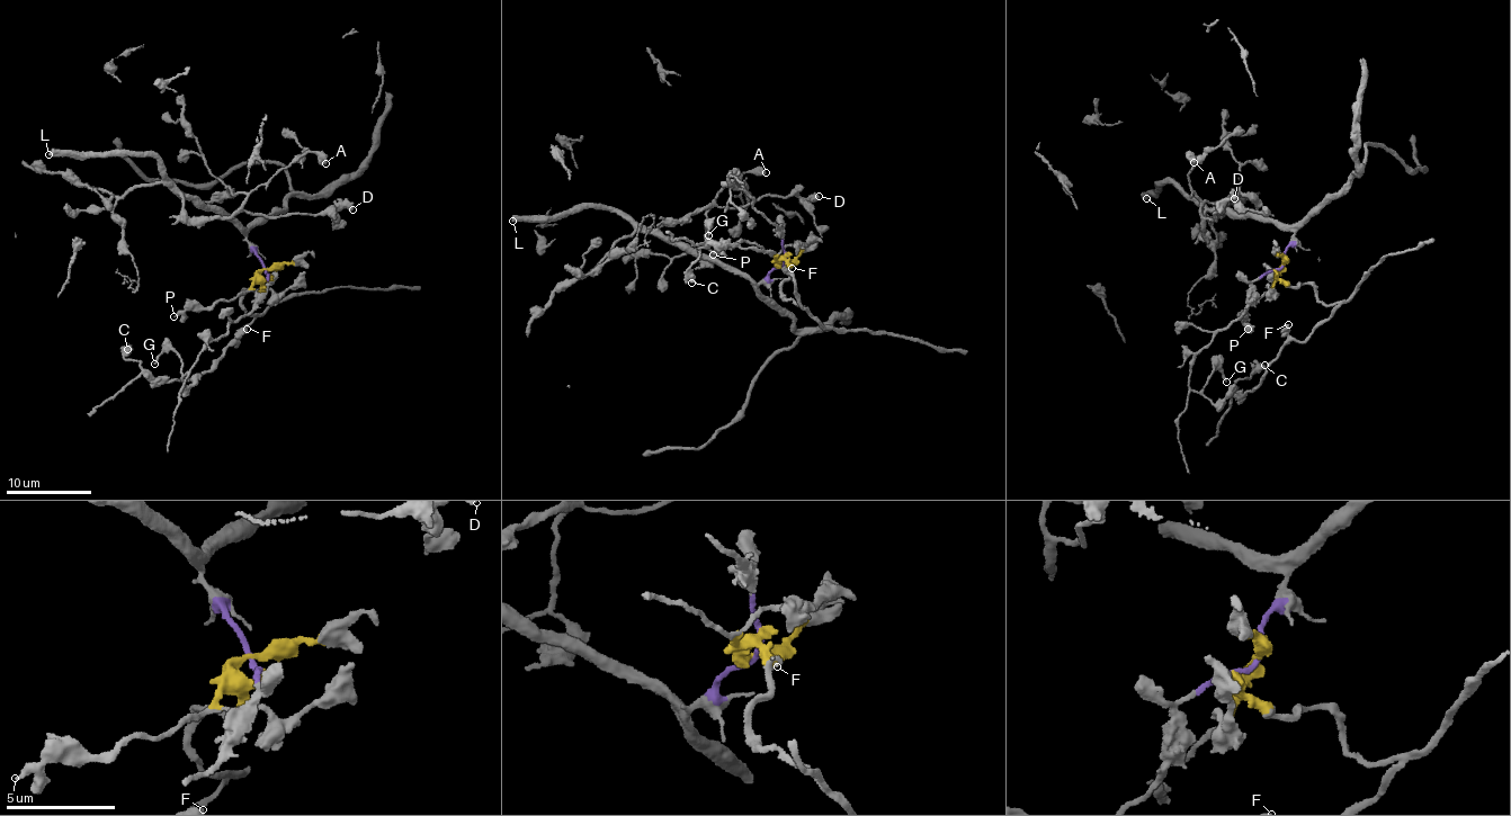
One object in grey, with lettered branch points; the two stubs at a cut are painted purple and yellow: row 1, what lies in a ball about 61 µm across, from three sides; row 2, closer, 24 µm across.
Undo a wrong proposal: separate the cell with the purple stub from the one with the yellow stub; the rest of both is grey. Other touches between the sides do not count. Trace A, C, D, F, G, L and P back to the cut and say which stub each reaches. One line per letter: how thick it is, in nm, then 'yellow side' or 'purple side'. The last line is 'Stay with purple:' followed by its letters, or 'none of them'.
A: calibre 550 nm; purple side
C: calibre 550 nm; yellow side
D: calibre 550 nm; purple side
F: calibre 500 nm; yellow side
G: calibre 190 nm; purple side
L: calibre 480 nm; purple side
P: calibre 300 nm; yellow side
Stay with purple: A, D, G, L

